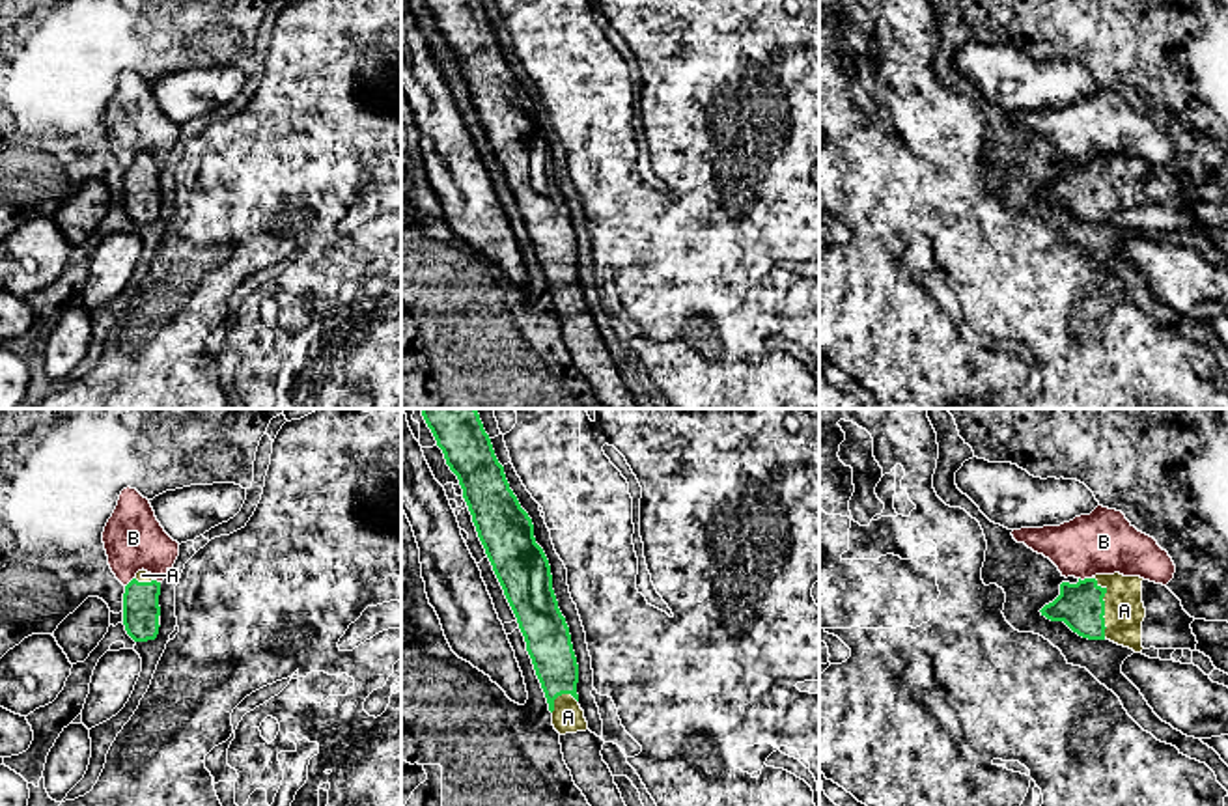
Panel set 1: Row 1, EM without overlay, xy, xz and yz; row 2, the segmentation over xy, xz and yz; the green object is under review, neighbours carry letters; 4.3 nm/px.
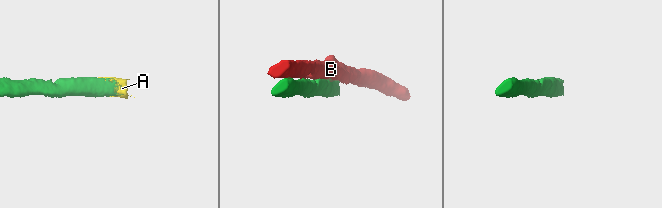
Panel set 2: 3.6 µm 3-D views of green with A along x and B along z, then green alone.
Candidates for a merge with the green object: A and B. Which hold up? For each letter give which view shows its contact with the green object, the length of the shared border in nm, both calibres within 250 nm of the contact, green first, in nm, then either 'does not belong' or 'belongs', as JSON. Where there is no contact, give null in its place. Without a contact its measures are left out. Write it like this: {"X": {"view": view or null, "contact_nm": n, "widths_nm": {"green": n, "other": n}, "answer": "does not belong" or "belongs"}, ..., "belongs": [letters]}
{"A": {"view": "yz", "contact_nm": 280, "widths_nm": {"green": 200, "other": 180}, "answer": "belongs"}, "B": {"view": "yz", "contact_nm": 60, "widths_nm": {"green": 200, "other": 280}, "answer": "does not belong"}, "belongs": ["A"]}

